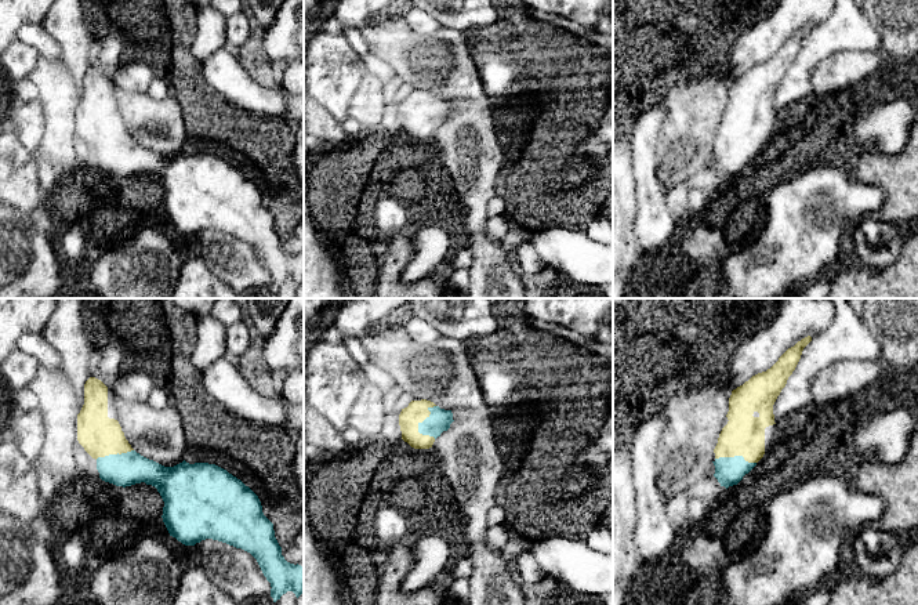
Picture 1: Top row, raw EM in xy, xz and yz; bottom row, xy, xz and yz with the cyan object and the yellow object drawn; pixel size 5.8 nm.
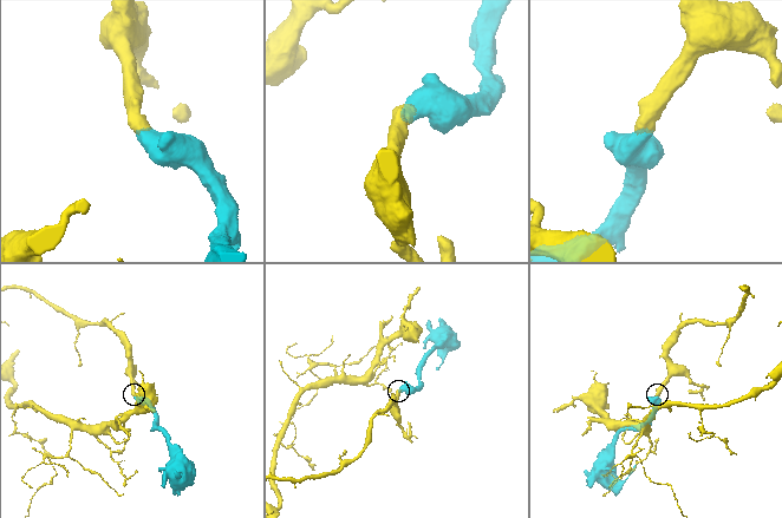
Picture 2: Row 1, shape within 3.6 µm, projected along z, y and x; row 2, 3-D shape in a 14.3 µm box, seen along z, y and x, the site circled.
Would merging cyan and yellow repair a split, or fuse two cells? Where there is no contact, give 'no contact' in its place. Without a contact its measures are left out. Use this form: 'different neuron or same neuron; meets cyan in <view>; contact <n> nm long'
same neuron; meets cyan in xz; contact 200 nm long

